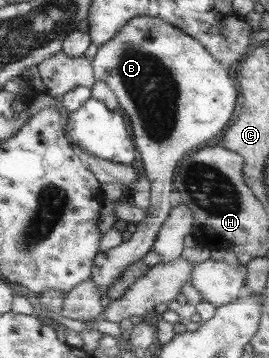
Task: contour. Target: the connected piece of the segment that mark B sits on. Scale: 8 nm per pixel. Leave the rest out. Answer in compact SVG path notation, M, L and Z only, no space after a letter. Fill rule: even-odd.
M139 16L129 20L111 41L98 47L93 63L96 78L113 91L119 102L119 108L130 118L137 150L144 162L146 175L151 180L152 193L148 216L136 226L132 237L125 243L121 242L110 250L99 253L95 258L91 277L98 282L101 293L107 293L109 286L112 286L126 267L130 263L140 261L142 256L146 256L154 246L160 229L168 221L173 210L170 194L175 190L173 178L179 162L189 153L202 149L200 146L206 144L210 138L224 133L226 124L234 112L236 88L230 76L226 74L227 68L214 58L198 39L163 18Z

